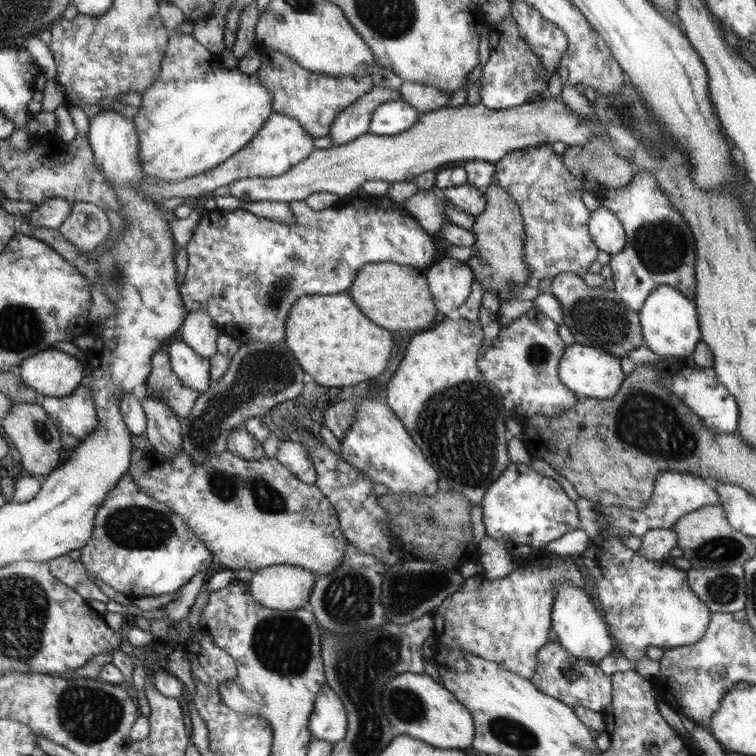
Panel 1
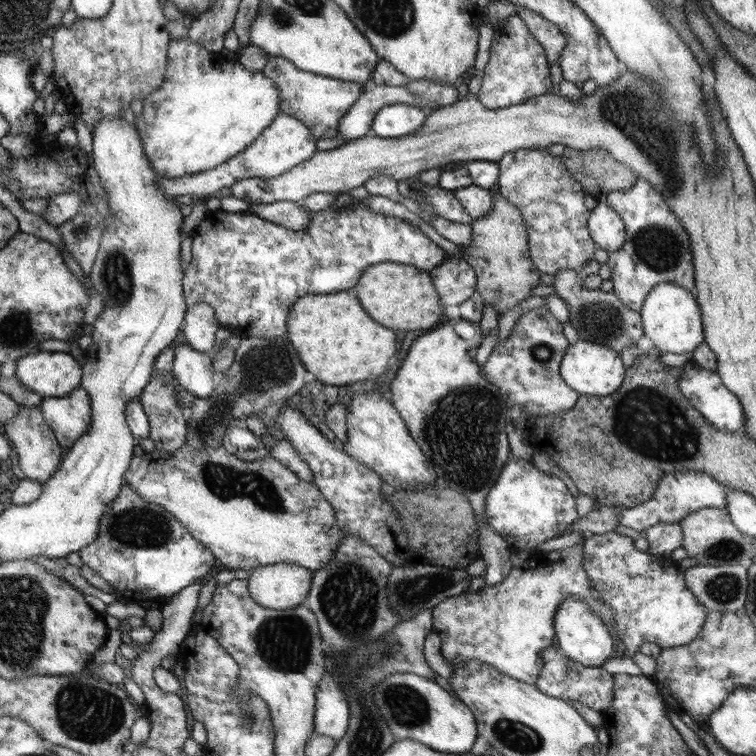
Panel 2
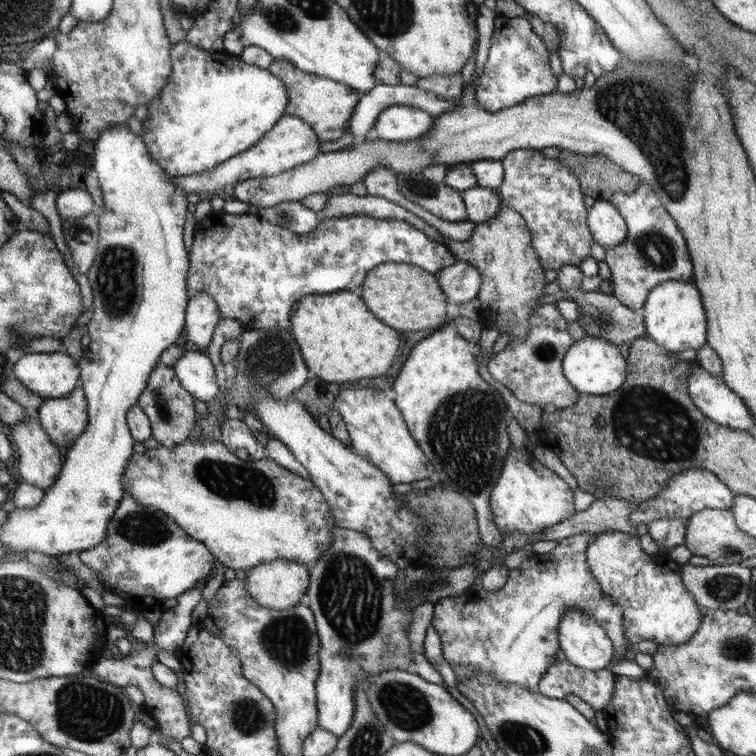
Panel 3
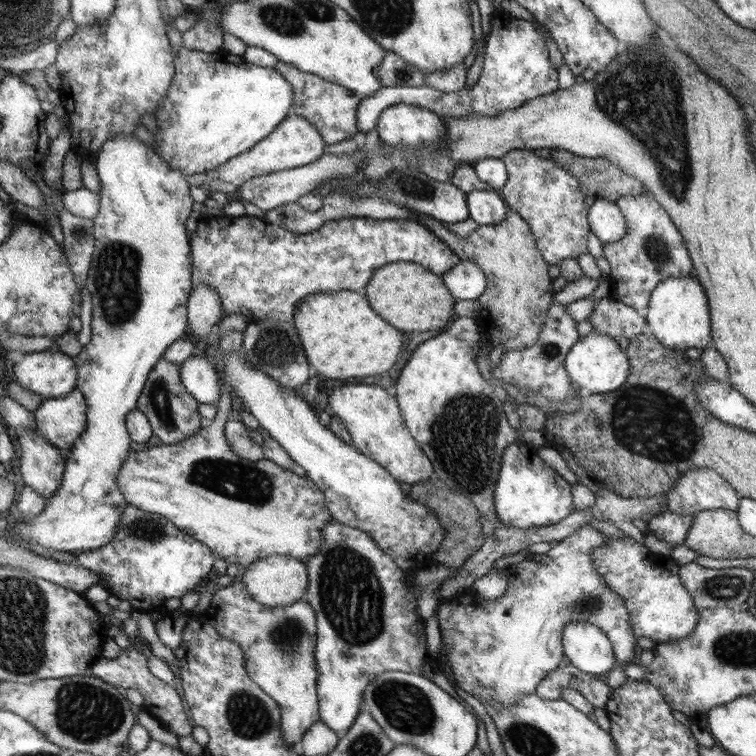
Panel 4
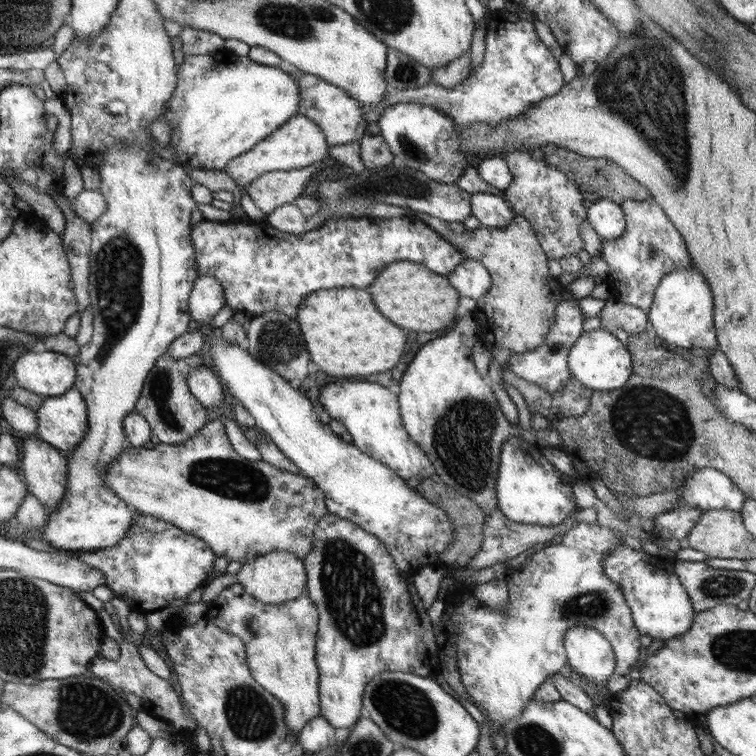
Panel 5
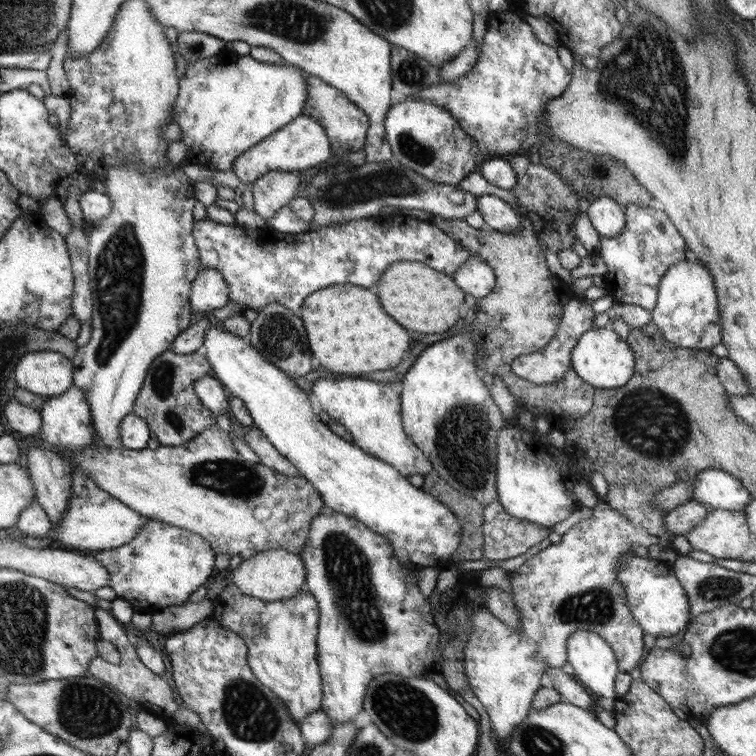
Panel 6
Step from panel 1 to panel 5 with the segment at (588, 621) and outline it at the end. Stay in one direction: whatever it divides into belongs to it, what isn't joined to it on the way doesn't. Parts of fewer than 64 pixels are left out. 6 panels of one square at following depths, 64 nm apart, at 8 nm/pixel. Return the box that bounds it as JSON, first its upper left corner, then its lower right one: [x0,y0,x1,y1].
[565,626,614,707]

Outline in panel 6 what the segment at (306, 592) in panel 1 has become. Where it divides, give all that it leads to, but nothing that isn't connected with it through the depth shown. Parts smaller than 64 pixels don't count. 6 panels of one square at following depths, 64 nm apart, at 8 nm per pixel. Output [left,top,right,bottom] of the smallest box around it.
[223,548,308,602]

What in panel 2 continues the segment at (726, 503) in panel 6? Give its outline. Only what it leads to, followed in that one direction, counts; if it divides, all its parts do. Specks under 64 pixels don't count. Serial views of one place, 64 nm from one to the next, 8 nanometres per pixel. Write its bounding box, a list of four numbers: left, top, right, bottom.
[612,472,726,532]

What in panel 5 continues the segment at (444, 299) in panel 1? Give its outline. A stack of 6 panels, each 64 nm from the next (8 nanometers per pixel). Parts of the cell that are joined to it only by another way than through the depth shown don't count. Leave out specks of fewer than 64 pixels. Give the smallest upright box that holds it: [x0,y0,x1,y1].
[448,258,492,300]

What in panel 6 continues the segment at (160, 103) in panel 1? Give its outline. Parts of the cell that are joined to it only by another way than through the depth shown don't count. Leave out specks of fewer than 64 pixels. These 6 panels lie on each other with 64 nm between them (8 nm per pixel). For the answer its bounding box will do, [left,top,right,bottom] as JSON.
[173,49,308,170]

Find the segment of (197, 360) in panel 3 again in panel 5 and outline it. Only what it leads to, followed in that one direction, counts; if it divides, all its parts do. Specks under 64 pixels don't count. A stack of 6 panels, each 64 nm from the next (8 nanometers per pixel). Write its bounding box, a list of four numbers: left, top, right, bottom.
[188,366,226,407]

